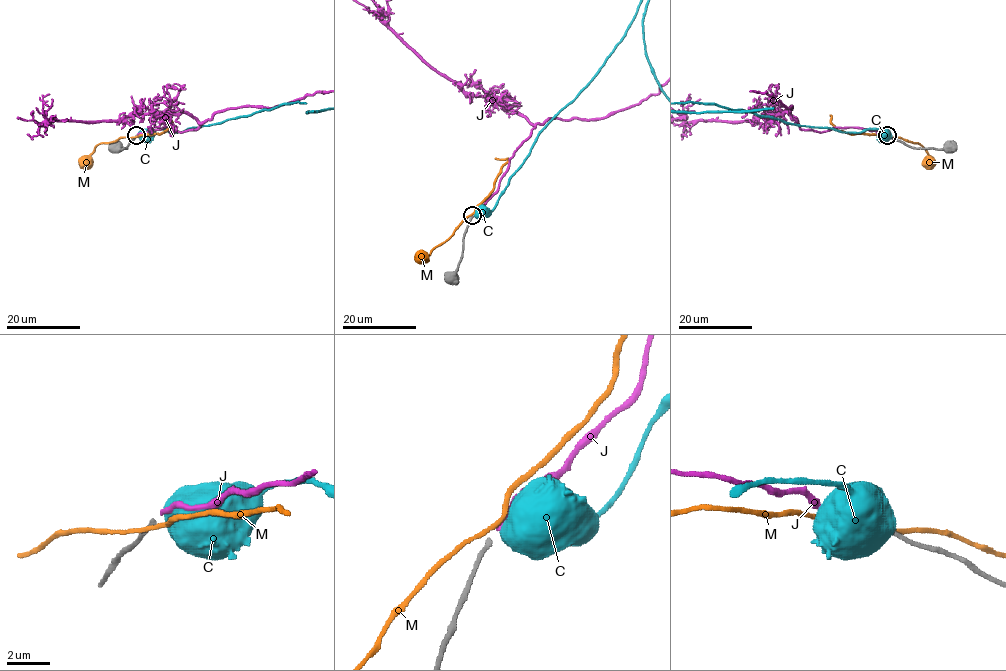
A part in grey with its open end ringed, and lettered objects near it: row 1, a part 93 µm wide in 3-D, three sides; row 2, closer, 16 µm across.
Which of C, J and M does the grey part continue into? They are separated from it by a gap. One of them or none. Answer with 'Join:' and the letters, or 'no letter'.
Join: J

